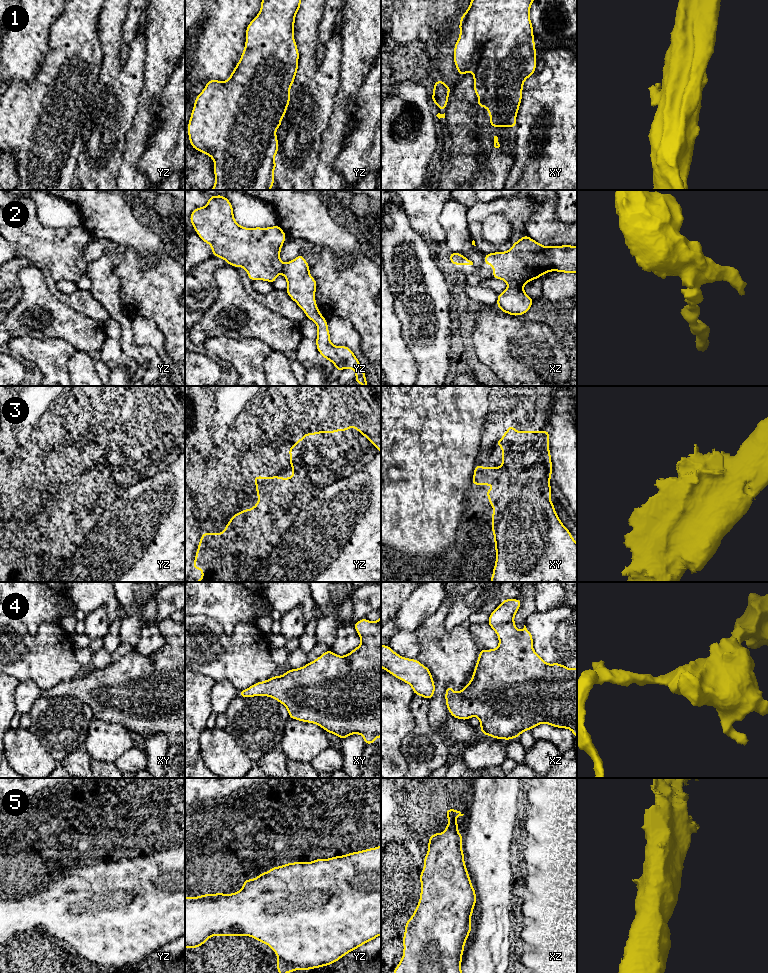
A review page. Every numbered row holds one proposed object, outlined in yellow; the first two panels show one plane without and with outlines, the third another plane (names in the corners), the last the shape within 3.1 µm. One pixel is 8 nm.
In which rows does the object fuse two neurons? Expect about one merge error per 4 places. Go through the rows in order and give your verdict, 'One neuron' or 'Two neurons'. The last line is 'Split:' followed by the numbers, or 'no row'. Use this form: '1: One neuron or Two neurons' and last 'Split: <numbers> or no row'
1: One neuron
2: Two neurons
3: One neuron
4: One neuron
5: One neuron
Split: 2

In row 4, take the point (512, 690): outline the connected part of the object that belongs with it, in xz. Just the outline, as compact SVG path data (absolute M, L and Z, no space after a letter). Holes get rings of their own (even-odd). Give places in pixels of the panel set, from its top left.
M504 599L489 615L488 624L496 632L499 645L496 649L481 649L472 679L460 691L454 692L451 685L445 692L446 706L456 719L468 720L476 716L483 735L495 739L511 740L539 724L570 729L577 738L577 667L570 669L560 663L546 663L533 649L533 637L524 625L522 631L516 628L514 617L520 609L520 599Z

